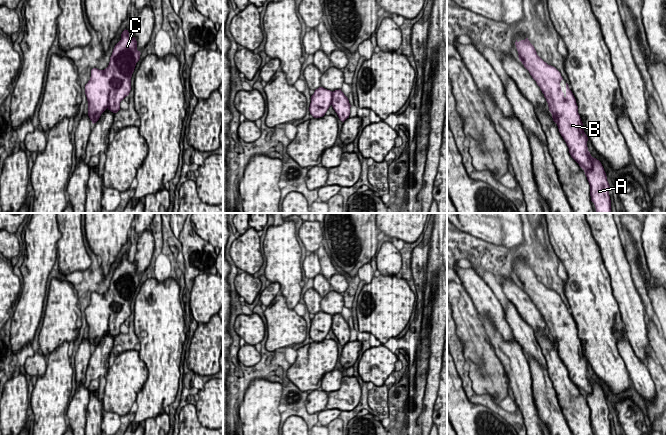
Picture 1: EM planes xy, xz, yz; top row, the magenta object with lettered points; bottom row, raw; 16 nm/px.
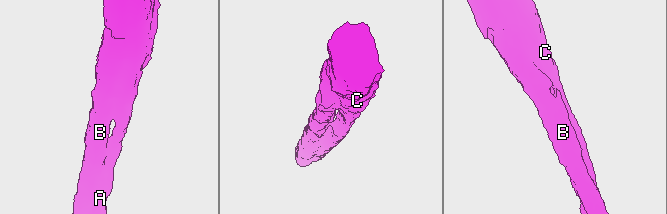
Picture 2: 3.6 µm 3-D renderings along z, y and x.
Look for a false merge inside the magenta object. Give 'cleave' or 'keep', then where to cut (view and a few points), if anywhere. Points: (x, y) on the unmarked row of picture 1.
keep | no cut

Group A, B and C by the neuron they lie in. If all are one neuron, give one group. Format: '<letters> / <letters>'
A B C

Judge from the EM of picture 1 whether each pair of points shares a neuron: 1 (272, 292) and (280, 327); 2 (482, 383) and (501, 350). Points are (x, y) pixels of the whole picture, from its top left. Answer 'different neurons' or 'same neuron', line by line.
1: same neuron
2: different neurons

